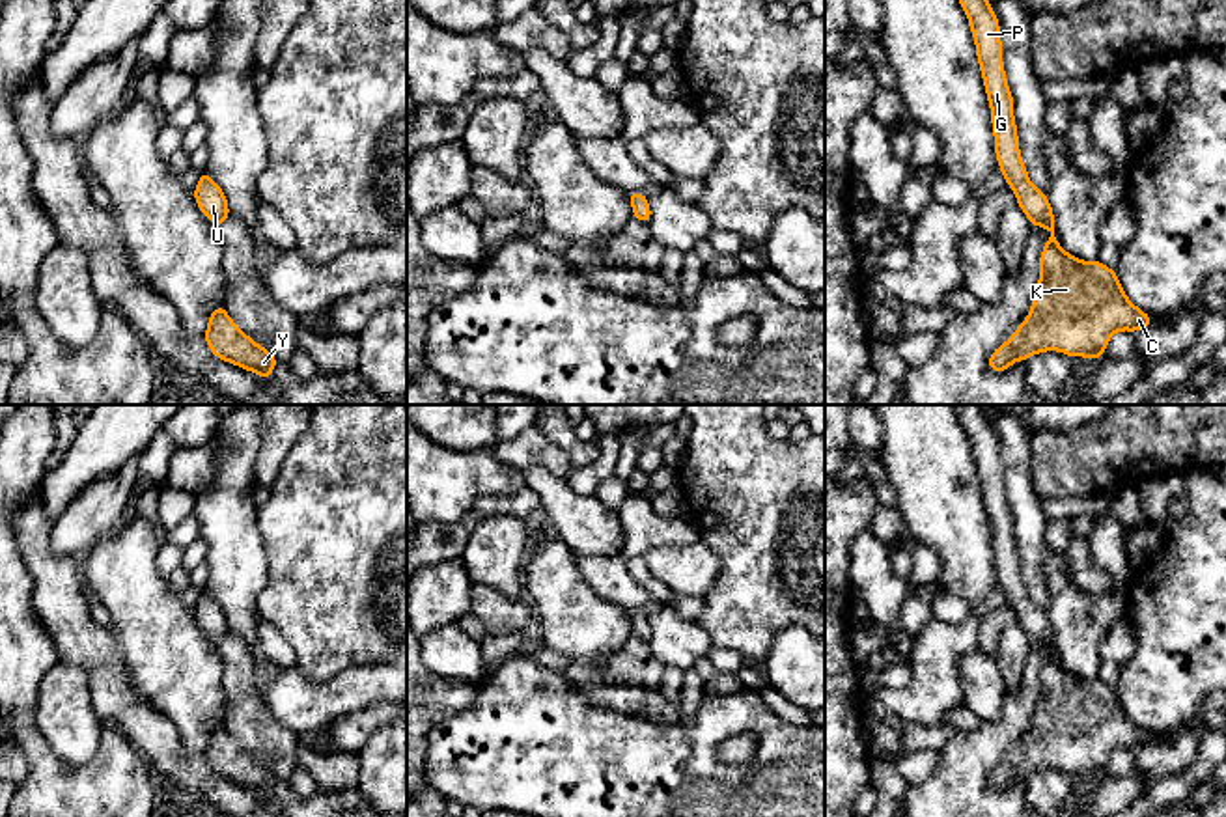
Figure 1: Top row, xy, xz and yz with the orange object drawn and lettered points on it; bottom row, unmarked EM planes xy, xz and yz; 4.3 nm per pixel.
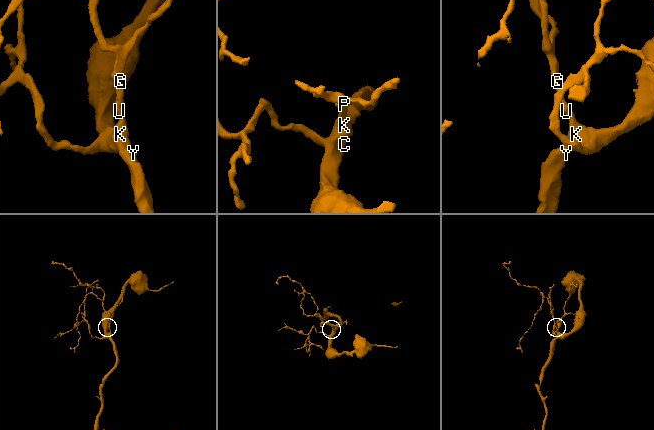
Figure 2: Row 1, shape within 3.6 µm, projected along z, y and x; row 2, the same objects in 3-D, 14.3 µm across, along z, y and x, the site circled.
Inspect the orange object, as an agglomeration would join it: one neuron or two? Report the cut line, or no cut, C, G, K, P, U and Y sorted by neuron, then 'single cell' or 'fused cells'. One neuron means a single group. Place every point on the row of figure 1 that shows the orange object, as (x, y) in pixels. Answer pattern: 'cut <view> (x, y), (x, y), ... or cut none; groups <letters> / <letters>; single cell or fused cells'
cut none; groups C G K P U Y; single cell

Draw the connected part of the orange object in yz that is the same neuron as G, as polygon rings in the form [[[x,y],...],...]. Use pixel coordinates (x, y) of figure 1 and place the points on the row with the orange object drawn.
[[[959,0],[968,17],[976,41],[976,54],[991,104],[995,153],[1006,183],[1017,196],[1030,226],[1051,231],[1043,246],[1041,276],[1028,317],[1015,334],[989,356],[991,371],[1006,371],[1017,360],[1036,353],[1062,351],[1067,356],[1099,358],[1110,336],[1118,330],[1138,332],[1151,325],[1151,317],[1138,310],[1123,293],[1116,270],[1099,259],[1086,263],[1064,252],[1054,235],[1051,203],[1036,188],[1021,160],[1013,97],[1002,65],[998,19],[989,0]]]

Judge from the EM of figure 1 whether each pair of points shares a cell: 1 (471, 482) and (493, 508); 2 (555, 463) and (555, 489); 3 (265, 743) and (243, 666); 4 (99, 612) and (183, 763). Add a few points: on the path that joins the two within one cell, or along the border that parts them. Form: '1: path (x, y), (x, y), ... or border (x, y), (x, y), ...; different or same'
1: border (525, 485), (482, 495), (446, 521); different
2: border (521, 469), (543, 467), (555, 476), (564, 478); different
3: path (250, 724), (243, 707), (243, 685); same
4: border (90, 601), (90, 616), (109, 629); different

